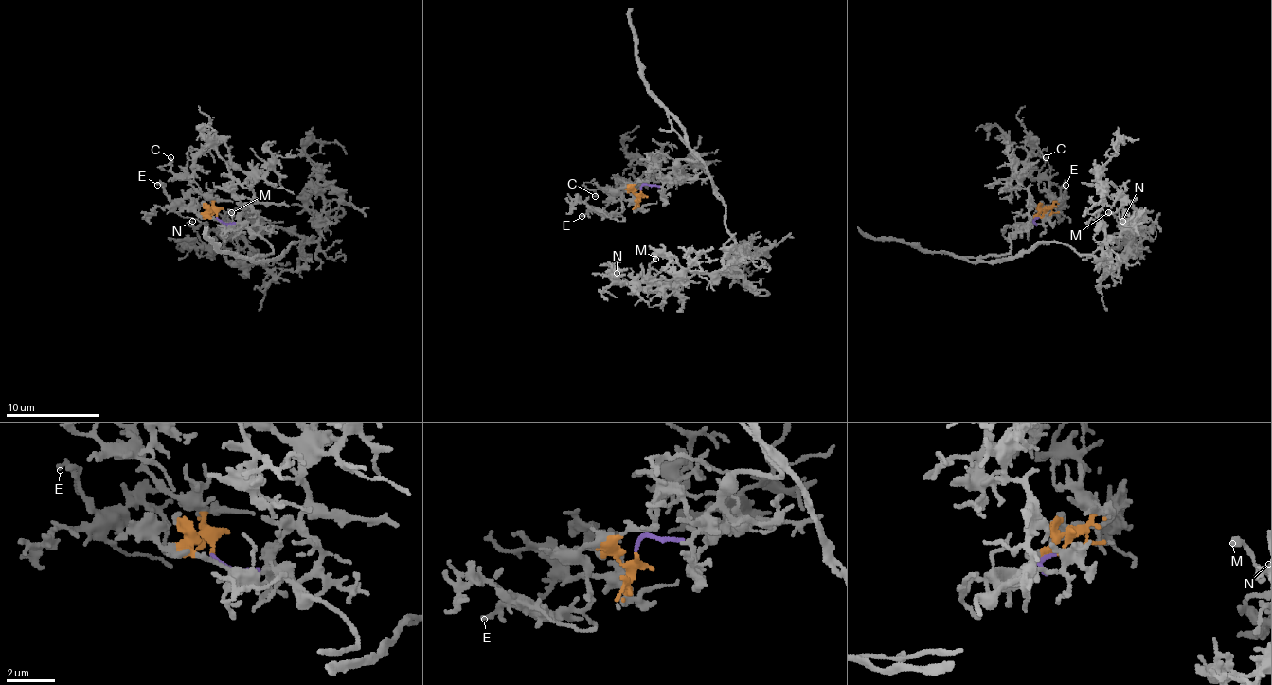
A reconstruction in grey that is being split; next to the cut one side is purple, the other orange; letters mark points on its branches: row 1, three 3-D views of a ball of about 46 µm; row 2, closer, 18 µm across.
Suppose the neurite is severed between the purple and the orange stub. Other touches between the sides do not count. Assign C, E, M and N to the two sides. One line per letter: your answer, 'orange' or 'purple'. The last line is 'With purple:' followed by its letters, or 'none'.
C: orange
E: orange
M: purple
N: purple
With purple: M, N

